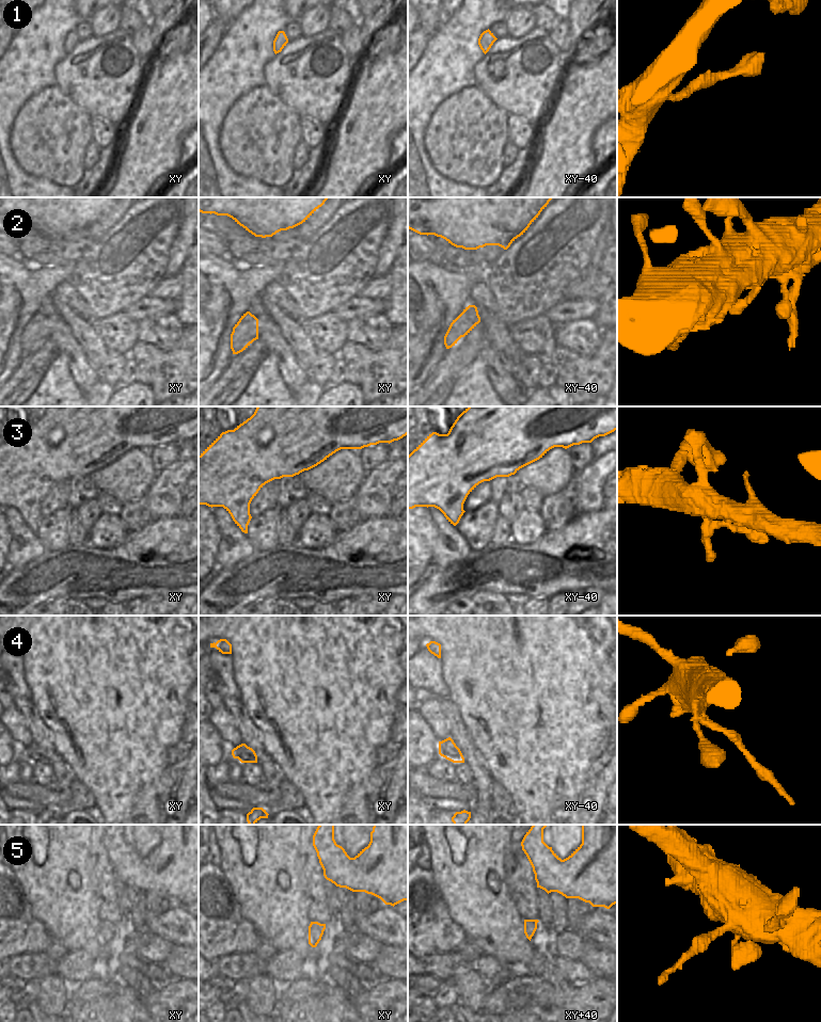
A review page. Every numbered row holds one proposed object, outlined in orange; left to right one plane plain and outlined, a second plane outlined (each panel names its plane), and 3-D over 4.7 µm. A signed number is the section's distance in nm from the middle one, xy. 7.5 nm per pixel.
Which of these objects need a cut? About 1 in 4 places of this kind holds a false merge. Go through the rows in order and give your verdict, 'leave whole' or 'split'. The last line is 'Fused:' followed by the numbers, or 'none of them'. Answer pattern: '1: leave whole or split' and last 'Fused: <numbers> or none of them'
1: leave whole
2: split
3: leave whole
4: split
5: split
Fused: 2, 4, 5

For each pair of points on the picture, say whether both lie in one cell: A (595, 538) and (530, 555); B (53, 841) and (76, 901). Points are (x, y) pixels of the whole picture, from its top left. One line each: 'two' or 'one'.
A: one
B: one

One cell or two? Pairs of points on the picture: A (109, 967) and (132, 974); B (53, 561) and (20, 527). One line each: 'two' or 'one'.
A: two
B: two

